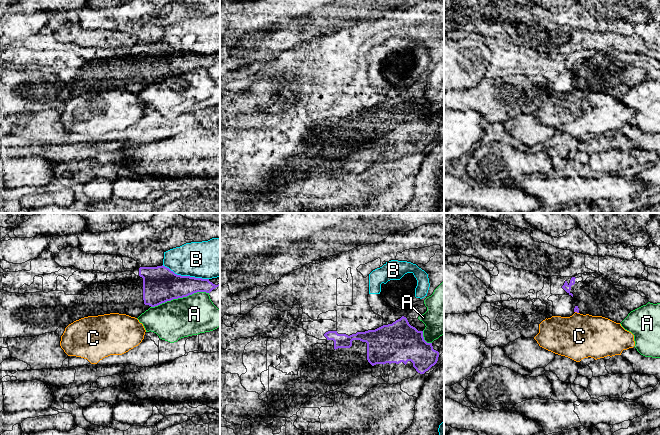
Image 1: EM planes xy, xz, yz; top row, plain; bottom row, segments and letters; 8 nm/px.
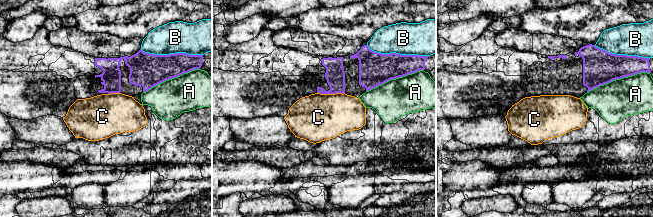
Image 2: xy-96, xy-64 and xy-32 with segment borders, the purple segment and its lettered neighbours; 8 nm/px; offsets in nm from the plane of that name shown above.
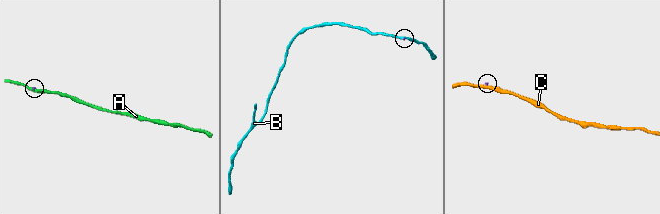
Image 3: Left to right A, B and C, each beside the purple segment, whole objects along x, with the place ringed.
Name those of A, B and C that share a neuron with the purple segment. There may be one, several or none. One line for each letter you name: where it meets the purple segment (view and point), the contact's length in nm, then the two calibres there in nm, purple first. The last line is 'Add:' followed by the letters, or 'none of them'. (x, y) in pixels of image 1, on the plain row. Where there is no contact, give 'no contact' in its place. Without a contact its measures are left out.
Add: none of them

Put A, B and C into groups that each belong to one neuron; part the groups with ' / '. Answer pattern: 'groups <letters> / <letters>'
groups A / B / C

